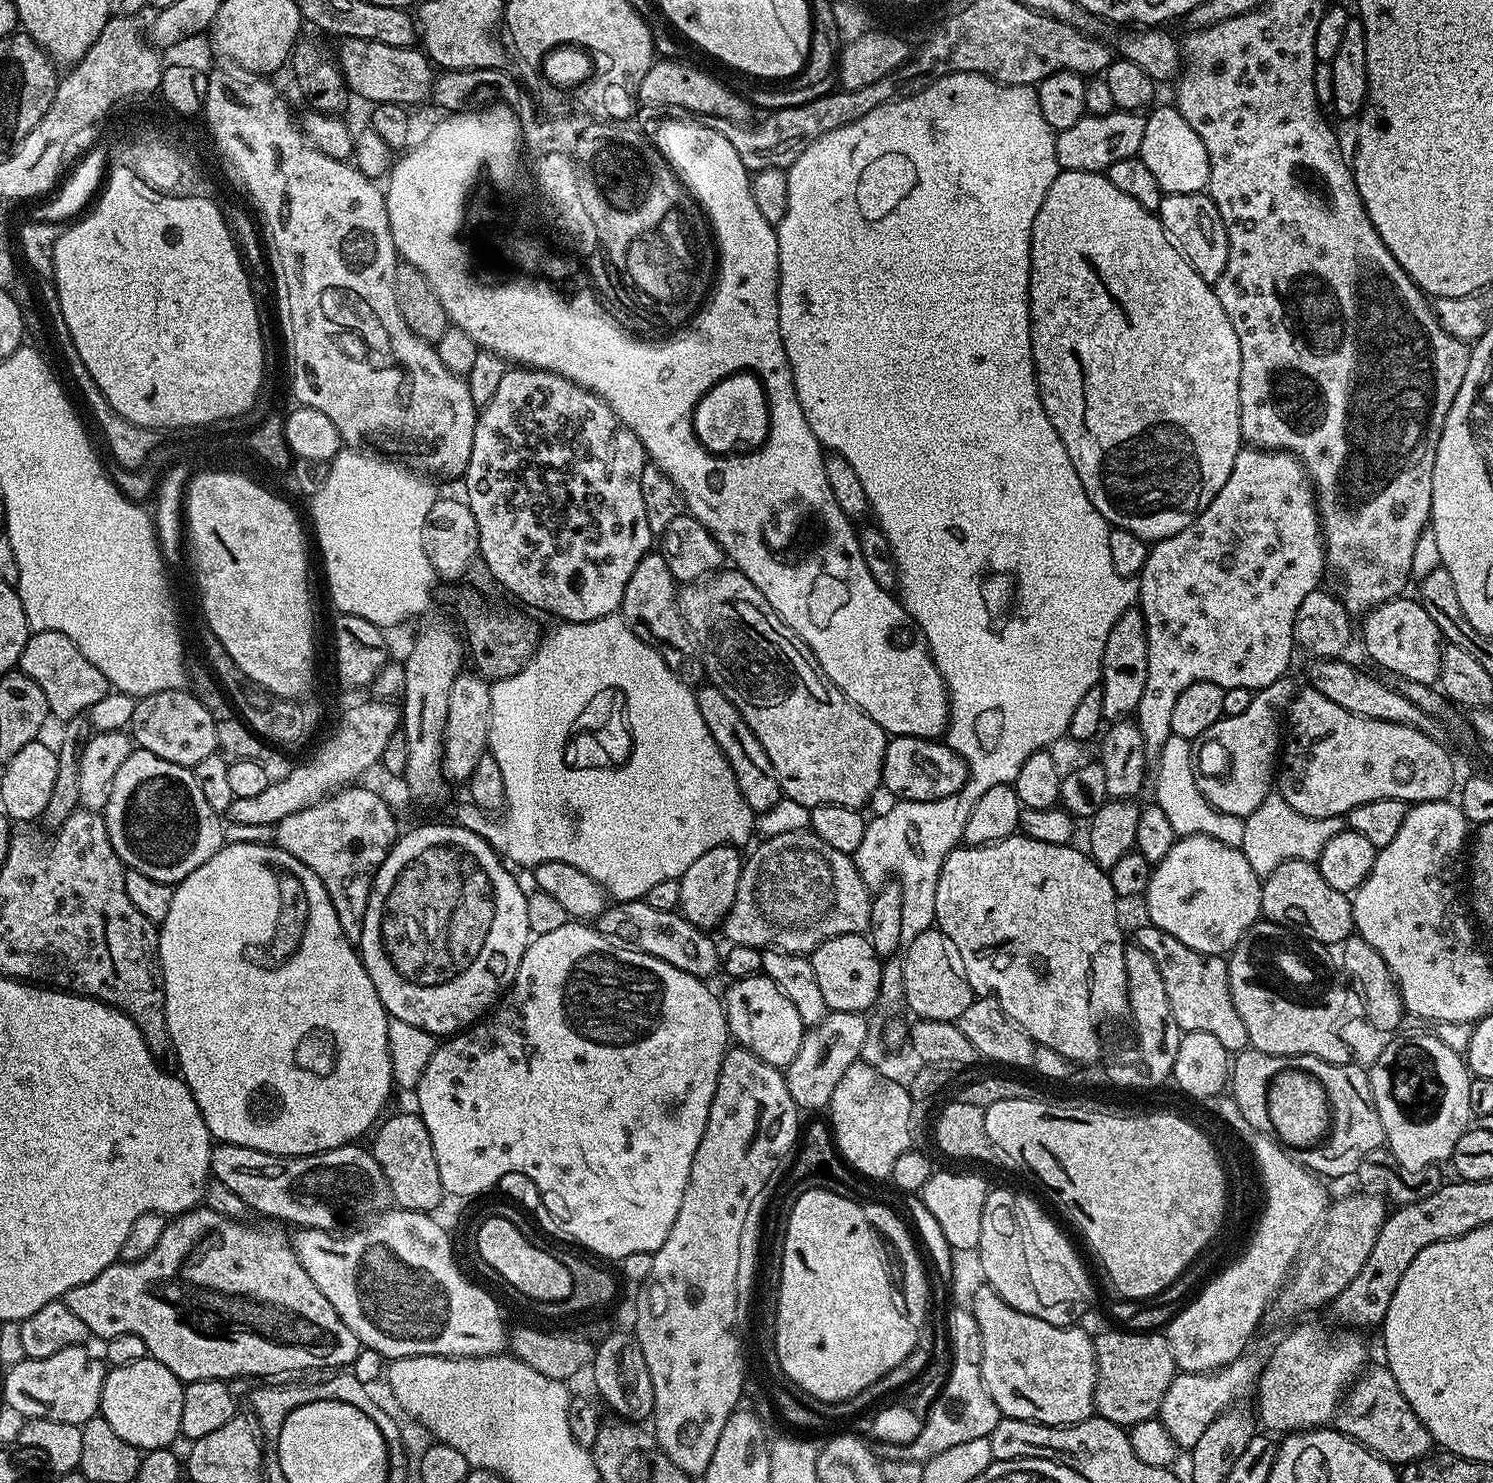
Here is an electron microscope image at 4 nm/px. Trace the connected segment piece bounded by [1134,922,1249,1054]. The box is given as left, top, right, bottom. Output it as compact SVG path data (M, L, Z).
M1147 922L1141 924L1134 942L1142 950L1146 950L1150 958L1154 958L1154 966L1158 966L1158 974L1162 974L1162 983L1166 985L1166 998L1170 998L1174 1022L1178 1022L1181 1033L1211 1034L1218 1038L1218 1042L1222 1042L1222 1046L1226 1046L1229 1054L1245 1051L1249 1047L1248 1035L1230 998L1227 959L1224 956L1211 956L1198 950L1190 950L1190 946L1182 946L1178 938L1166 934L1166 930Z

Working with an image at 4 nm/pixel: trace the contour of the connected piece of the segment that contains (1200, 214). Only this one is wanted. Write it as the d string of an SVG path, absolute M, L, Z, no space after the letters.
M1204 192L1194 194L1167 193L1160 199L1158 213L1160 225L1170 242L1198 270L1199 276L1206 283L1215 286L1218 278L1222 278L1222 270L1226 270L1226 258L1230 258L1230 242L1228 231L1224 225L1222 214L1218 214L1218 206L1214 206L1212 197Z

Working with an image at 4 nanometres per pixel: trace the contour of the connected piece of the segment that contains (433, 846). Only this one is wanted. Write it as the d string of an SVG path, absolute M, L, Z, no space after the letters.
M456 822L420 824L397 839L372 883L370 902L366 902L366 918L362 922L362 934L358 941L360 960L366 966L366 974L370 974L370 982L374 982L374 990L378 990L378 998L382 998L382 1006L391 1019L410 1022L410 1026L418 1026L418 1030L426 1030L431 1036L447 1038L471 1029L472 1025L501 999L502 993L516 976L518 966L522 962L522 954L530 943L526 922L528 897L525 889L520 889L519 882L512 877L511 871L513 872L513 869L501 859L496 849L484 837L468 828L461 828Z

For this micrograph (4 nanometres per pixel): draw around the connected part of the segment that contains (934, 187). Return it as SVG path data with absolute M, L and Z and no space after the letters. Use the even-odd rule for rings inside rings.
M959 72L934 80L930 86L926 86L921 92L915 92L912 96L901 96L898 100L892 100L888 104L878 106L870 110L870 114L862 114L858 122L850 122L850 126L838 126L838 130L830 130L830 134L822 134L818 142L810 142L802 154L790 167L788 167L788 196L804 196L804 228L796 228L796 236L776 236L778 238L778 274L782 275L782 260L788 260L788 284L800 284L800 328L812 328L814 332L814 344L822 344L822 350L812 354L812 368L820 368L820 372L792 372L794 374L794 390L798 390L798 402L802 402L802 414L806 414L806 422L810 422L810 430L818 438L818 442L829 453L846 458L850 466L854 466L854 474L862 481L862 487L866 489L866 498L870 505L871 515L876 515L875 523L888 540L888 551L896 559L896 578L898 581L898 599L908 612L908 619L915 627L922 630L924 640L928 643L930 654L942 674L944 684L948 687L948 731L946 743L954 749L964 761L968 763L968 781L962 786L961 791L955 791L944 799L932 800L931 802L914 802L913 800L896 800L889 812L876 816L864 825L862 843L854 854L858 874L868 883L869 889L876 890L881 885L895 878L899 881L902 890L902 940L907 942L918 938L927 928L936 923L936 911L934 910L934 894L938 886L938 874L942 870L942 862L952 853L952 849L963 841L966 818L970 818L974 802L990 790L990 786L999 784L1015 785L1018 778L1018 770L1022 770L1022 762L1030 758L1030 754L1045 751L1055 740L1065 739L1070 718L1074 715L1074 708L1085 697L1091 688L1100 683L1100 667L1102 666L1102 654L1106 650L1106 638L1110 638L1110 630L1114 630L1114 622L1122 618L1127 608L1133 607L1138 600L1138 584L1135 579L1118 574L1114 570L1114 561L1110 558L1110 534L1112 528L1108 520L1098 514L1094 502L1086 494L1082 486L1082 478L1078 478L1078 470L1074 470L1074 462L1070 462L1070 454L1066 454L1066 446L1062 446L1062 438L1058 438L1058 430L1050 422L1046 410L1042 406L1042 398L1036 381L1036 367L1032 357L1032 323L1030 322L1030 310L1028 309L1028 287L1030 286L1030 270L1032 269L1032 231L1034 230L1034 218L1038 218L1038 210L1042 210L1042 202L1054 186L1054 178L1061 171L1060 163L1056 157L1056 132L1042 118L1042 106L1038 102L1036 88L1027 84L1000 84L991 80L989 76L983 76L977 72Z

